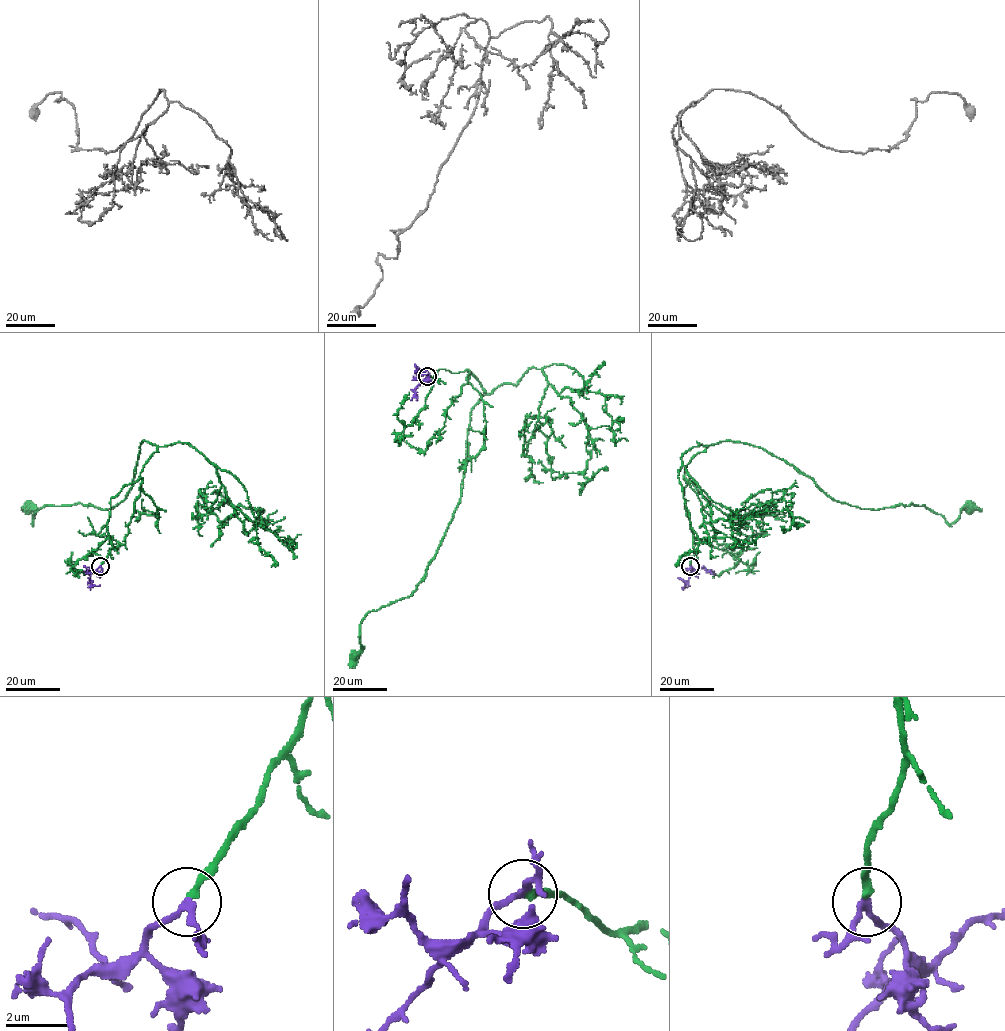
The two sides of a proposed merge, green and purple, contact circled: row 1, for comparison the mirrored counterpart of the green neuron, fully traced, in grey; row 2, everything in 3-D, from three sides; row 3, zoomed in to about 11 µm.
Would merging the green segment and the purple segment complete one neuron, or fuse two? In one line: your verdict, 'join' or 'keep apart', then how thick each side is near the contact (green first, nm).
join; calibres 220 and 180 nm

